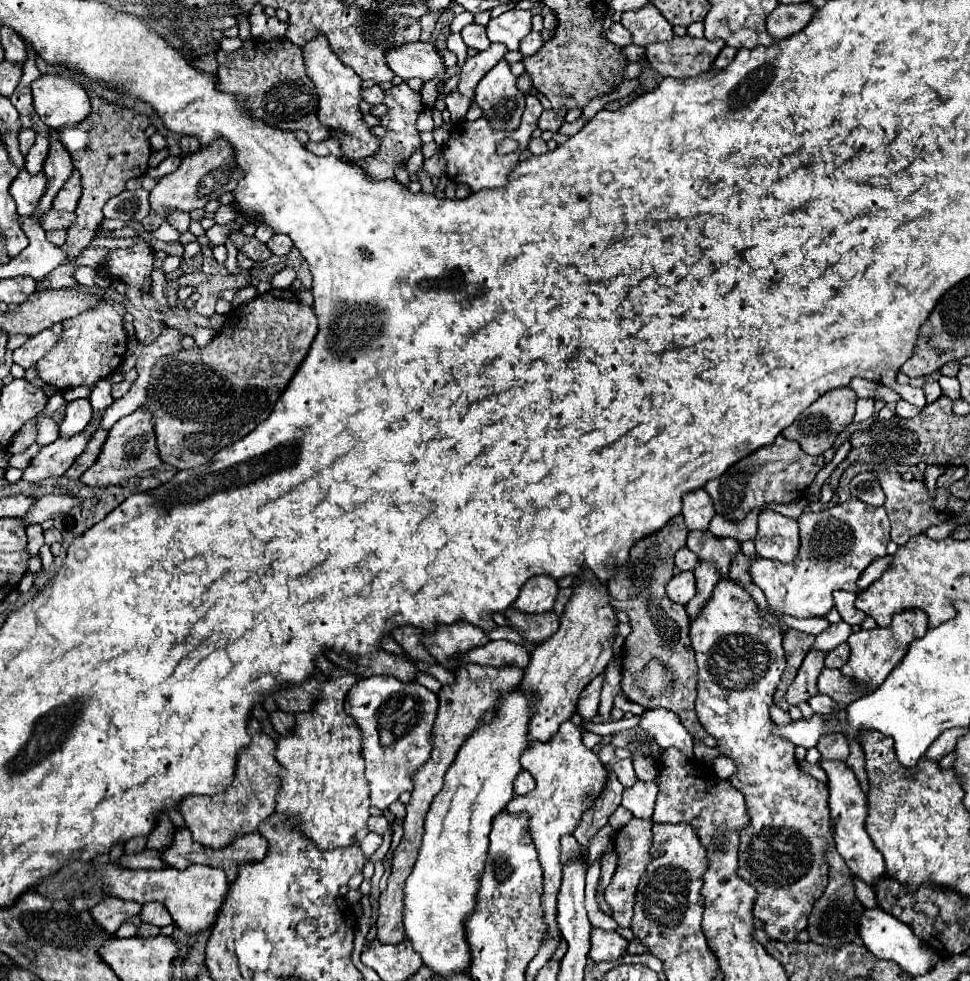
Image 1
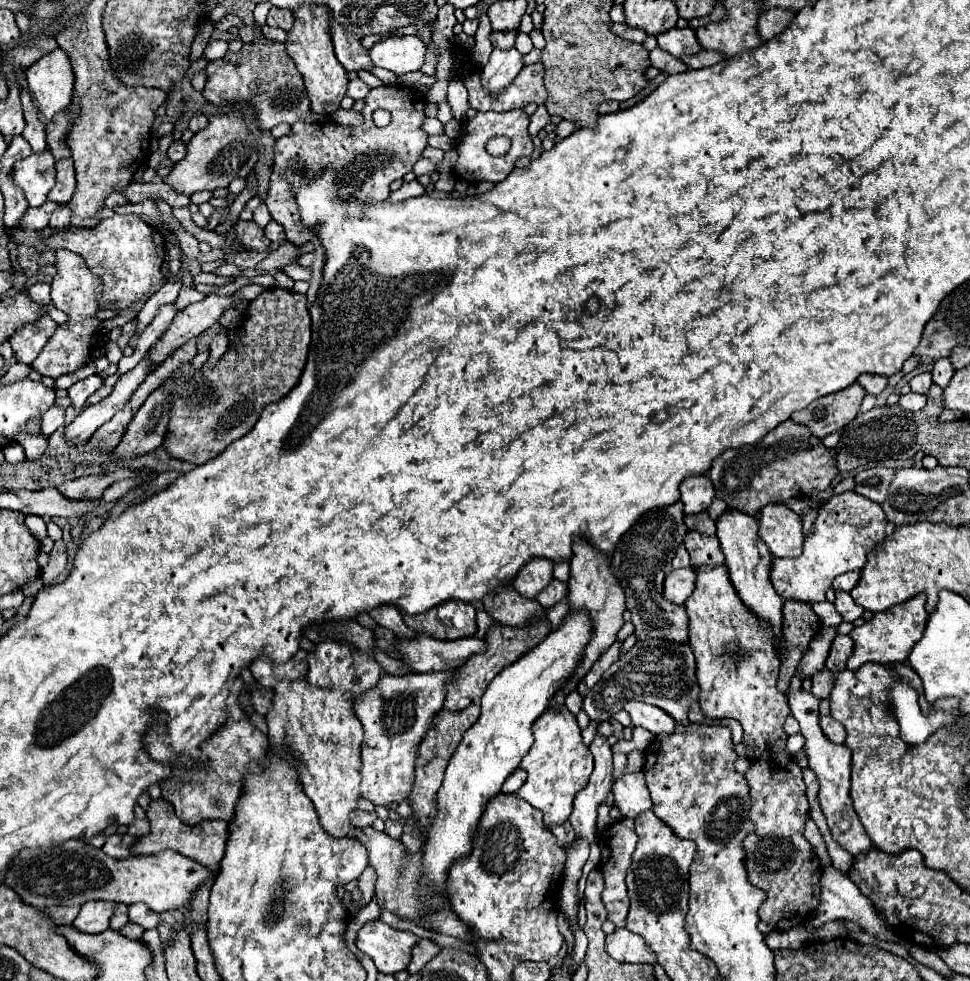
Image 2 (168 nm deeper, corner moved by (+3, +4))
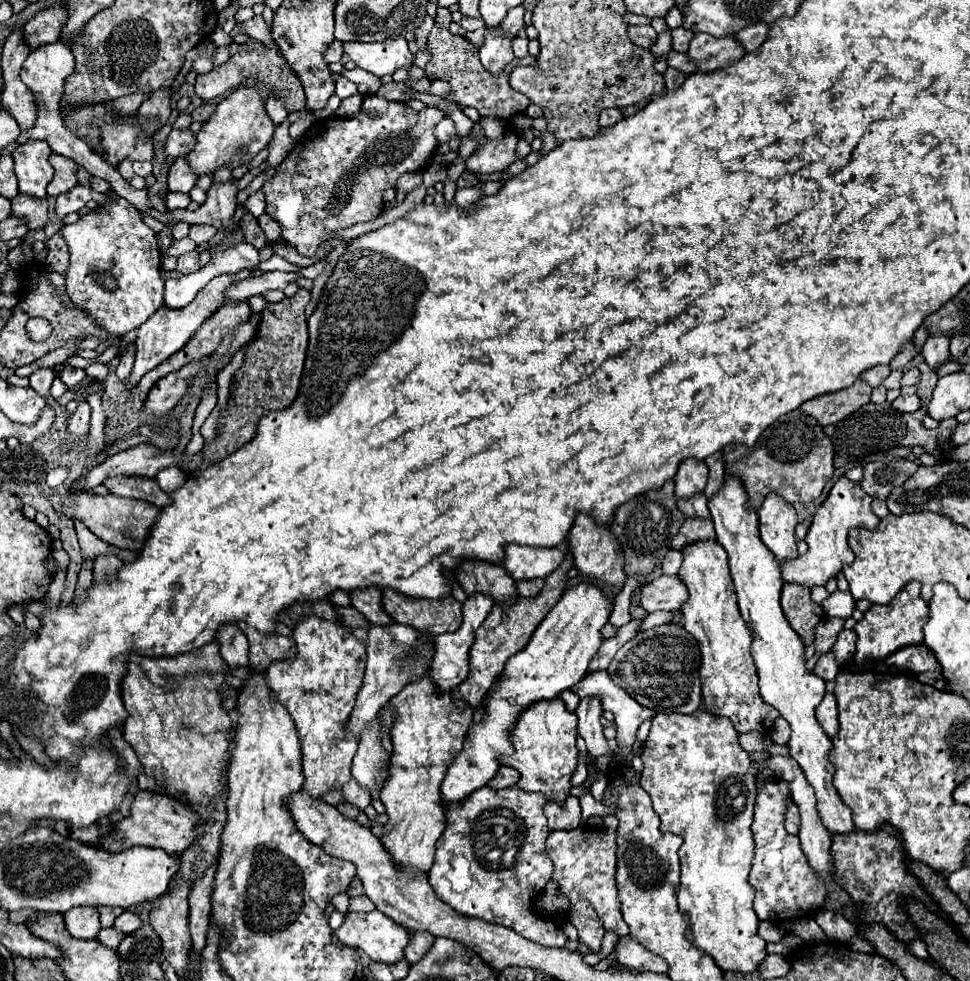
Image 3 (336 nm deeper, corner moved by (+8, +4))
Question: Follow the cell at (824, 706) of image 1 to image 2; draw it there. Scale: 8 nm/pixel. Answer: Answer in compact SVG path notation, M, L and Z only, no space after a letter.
M824 668L812 676L812 694L824 700L830 696L832 684L834 684L834 676L832 672L828 672L828 668Z

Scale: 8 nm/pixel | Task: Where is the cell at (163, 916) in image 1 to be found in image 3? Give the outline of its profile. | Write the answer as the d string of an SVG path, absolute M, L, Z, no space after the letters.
M125 910L121 916L117 916L117 920L115 920L115 924L113 924L113 926L115 926L117 930L125 932L125 934L131 934L131 932L135 932L141 924L143 924L143 920L141 920L135 912Z

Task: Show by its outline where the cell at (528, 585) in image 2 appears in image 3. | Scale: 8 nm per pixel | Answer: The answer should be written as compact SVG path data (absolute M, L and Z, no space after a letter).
M511 544L505 548L503 566L513 580L531 580L549 576L561 562L565 552L561 548L533 548Z

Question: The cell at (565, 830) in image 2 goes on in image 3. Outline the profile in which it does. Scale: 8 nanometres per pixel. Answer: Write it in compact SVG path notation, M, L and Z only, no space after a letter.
M569 796L563 806L555 802L547 802L543 806L549 830L573 830L579 826L581 820L581 808L579 800L575 796Z

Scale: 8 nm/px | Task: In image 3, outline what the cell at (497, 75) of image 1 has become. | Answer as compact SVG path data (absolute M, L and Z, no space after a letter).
M487 28L487 38L479 48L479 58L485 70L497 76L497 72L503 72L503 68L515 58L511 50L511 40L503 36L499 28Z

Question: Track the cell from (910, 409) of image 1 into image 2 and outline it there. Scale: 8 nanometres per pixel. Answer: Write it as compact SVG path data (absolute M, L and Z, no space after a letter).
M908 392L908 394L904 394L904 396L900 396L900 402L898 402L904 410L920 410L920 408L924 408L924 404L926 404L926 396L924 394L914 394L914 392Z

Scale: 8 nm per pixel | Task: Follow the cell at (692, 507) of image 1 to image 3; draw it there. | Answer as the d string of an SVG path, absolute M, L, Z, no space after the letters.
M683 460L679 472L675 474L675 496L677 498L691 498L703 492L707 484L709 468L705 462L699 460Z

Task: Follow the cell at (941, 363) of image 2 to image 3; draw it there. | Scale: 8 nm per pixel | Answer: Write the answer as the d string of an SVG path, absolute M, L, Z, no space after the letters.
M939 334L929 336L921 354L923 354L923 358L931 370L939 370L939 366L945 364L949 358L949 338L943 334L941 336Z

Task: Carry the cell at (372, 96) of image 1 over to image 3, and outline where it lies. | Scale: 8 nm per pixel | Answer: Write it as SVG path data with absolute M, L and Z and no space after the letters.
M339 76L339 78L337 78L337 90L335 90L335 94L337 94L341 100L343 100L343 98L349 98L349 96L357 94L357 84L353 84L351 80Z

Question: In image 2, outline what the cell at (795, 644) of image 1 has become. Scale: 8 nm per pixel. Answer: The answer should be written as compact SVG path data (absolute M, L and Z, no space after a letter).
M786 600L782 612L784 612L782 646L784 646L786 658L780 666L778 688L780 688L780 692L786 692L800 658L804 656L810 640L814 638L814 634L820 628L820 618L814 614L810 604L800 602L800 600Z

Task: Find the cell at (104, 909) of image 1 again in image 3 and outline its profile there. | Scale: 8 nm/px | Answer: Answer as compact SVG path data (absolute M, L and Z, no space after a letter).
M93 906L71 908L69 912L65 912L65 924L67 924L67 930L71 936L83 938L83 940L97 938L99 930L101 930L99 912Z

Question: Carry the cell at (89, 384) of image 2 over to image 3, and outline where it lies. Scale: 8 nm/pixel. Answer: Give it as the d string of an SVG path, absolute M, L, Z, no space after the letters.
M67 366L61 374L59 374L59 378L67 384L67 388L71 390L71 388L75 388L75 386L79 386L81 384L81 380L85 378L85 372L81 370L81 368L73 368L73 366Z

